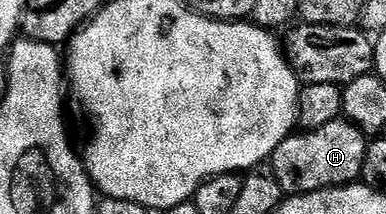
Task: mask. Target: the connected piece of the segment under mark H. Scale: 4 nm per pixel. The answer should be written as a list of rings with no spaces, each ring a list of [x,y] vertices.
[[[342,118],[312,132],[299,130],[277,146],[269,161],[269,172],[288,197],[341,188],[356,183],[362,177],[368,143],[368,137],[356,124]]]

